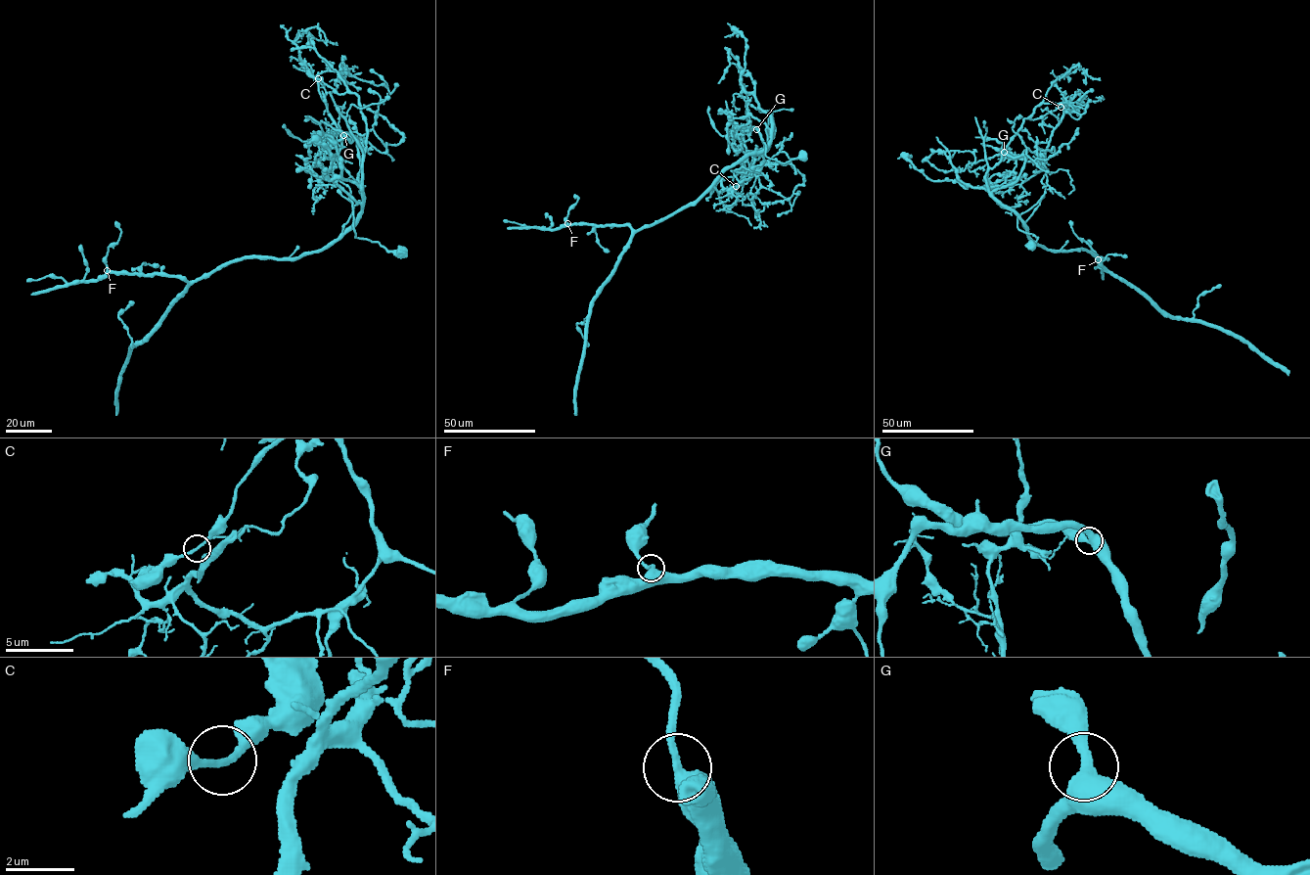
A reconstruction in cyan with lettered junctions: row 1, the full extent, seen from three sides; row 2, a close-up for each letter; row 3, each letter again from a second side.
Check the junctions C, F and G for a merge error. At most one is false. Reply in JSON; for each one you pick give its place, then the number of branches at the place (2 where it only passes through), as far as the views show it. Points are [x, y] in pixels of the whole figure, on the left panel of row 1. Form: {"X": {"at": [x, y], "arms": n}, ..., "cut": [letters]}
{"C": {"at": [318, 78], "arms": 2}, "cut": ["C"]}

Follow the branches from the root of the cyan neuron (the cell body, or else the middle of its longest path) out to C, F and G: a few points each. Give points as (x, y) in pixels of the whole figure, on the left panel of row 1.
C: (403, 251), (355, 237), (349, 188), (316, 163), (336, 155), (341, 145), (311, 76), (317, 78)
F: (403, 251), (355, 237), (349, 188), (316, 163), (329, 142), (361, 213), (322, 249), (190, 282), (107, 270)
G: (403, 251), (355, 237), (349, 188), (316, 163), (329, 142), (335, 181), (362, 202), (358, 140), (343, 135)

